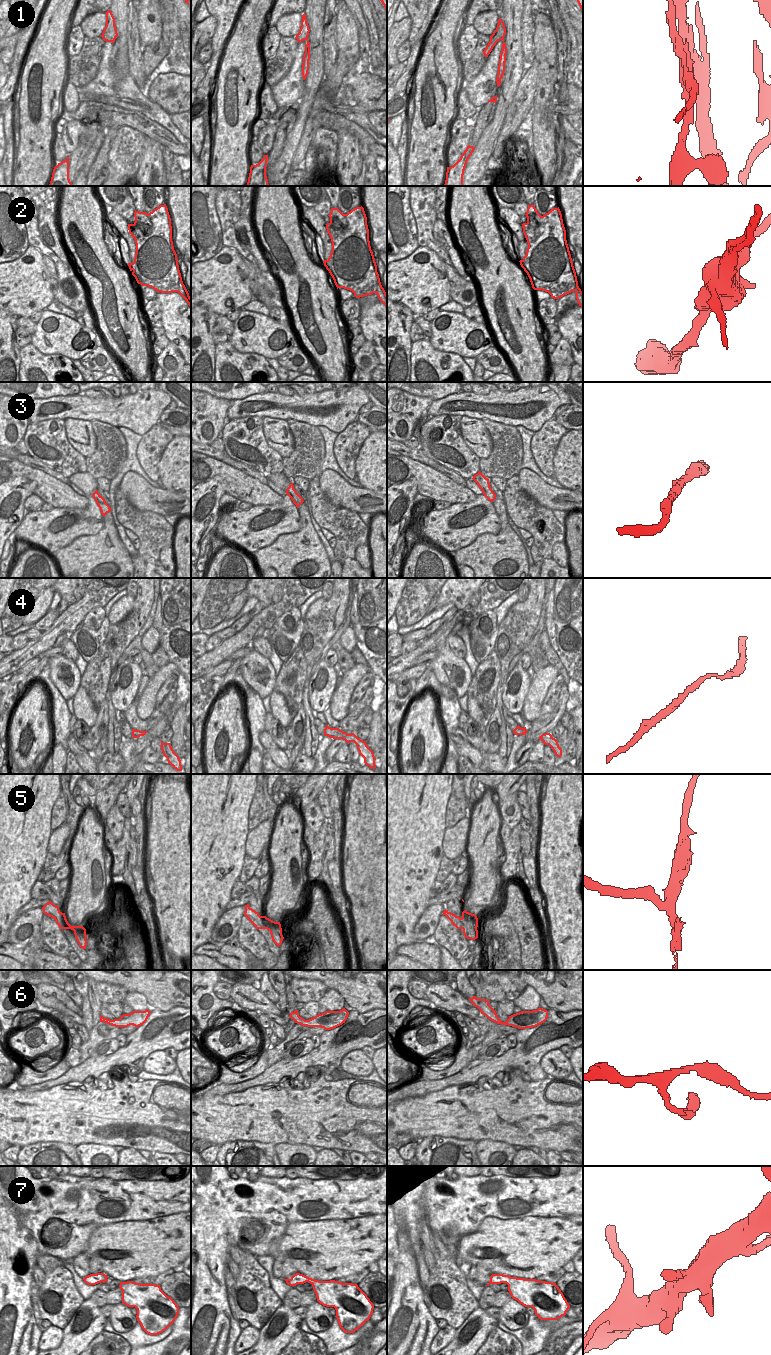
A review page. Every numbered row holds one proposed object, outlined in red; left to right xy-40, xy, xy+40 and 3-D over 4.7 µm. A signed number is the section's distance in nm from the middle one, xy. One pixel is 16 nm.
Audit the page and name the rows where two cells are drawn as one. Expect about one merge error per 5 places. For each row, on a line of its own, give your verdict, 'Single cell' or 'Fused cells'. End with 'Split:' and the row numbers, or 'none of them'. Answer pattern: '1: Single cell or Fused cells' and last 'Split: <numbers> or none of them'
1: Fused cells
2: Fused cells
3: Single cell
4: Single cell
5: Fused cells
6: Single cell
7: Single cell
Split: 1, 2, 5

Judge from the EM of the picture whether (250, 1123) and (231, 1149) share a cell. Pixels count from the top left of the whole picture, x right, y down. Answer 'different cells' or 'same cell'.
different cells

